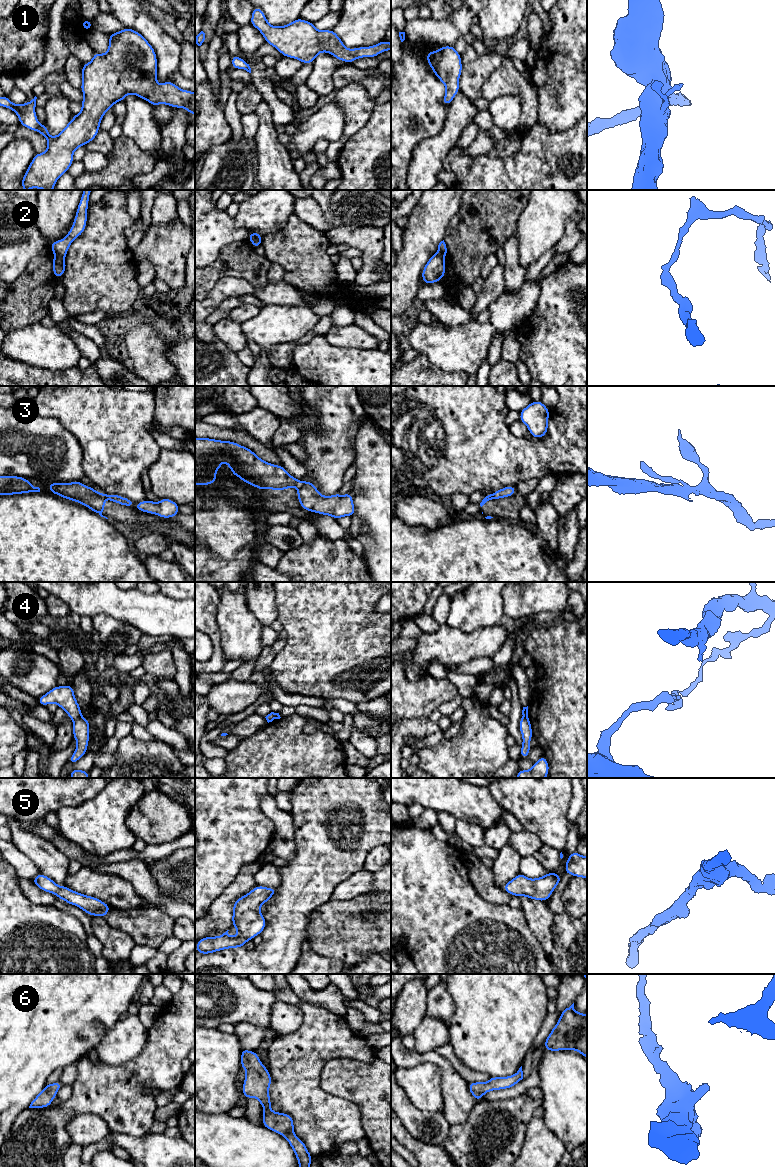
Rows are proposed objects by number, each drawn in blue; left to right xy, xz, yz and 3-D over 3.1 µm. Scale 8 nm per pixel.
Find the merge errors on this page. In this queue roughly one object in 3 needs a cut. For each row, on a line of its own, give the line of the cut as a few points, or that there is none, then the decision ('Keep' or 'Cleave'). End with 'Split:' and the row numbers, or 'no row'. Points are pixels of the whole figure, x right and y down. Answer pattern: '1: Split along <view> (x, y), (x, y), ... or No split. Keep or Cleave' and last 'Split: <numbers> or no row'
1: No split. Keep
2: Split along xy (55, 254), (64, 258). Cleave
3: Split along xy (100, 492), (106, 498). Cleave
4: Split along xy (81, 716), (74, 721). Cleave
5: No split. Keep
6: No split. Keep
Split: 2, 3, 4

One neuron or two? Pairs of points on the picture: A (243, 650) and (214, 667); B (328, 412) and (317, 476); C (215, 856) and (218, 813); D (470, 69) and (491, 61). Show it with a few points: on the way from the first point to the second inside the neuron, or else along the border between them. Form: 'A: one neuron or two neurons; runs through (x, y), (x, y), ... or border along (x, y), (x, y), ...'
A: two neurons; border along (220, 637), (222, 650), (229, 660)
B: one neuron; runs through (328, 428), (328, 445), (322, 451), (322, 460)
C: one neuron; runs through (215, 845), (216, 824)
D: one neuron; runs through (475, 69), (486, 64)

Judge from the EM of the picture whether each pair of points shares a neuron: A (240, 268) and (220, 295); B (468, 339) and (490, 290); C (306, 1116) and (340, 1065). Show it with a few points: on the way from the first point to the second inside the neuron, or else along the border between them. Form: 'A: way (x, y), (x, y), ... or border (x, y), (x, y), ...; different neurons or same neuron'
A: border (253, 287), (243, 279), (222, 277), (212, 288); different neurons
B: border (504, 292), (488, 308); different neurons
C: border (324, 1065), (320, 1085), (326, 1091), (346, 1098); different neurons

